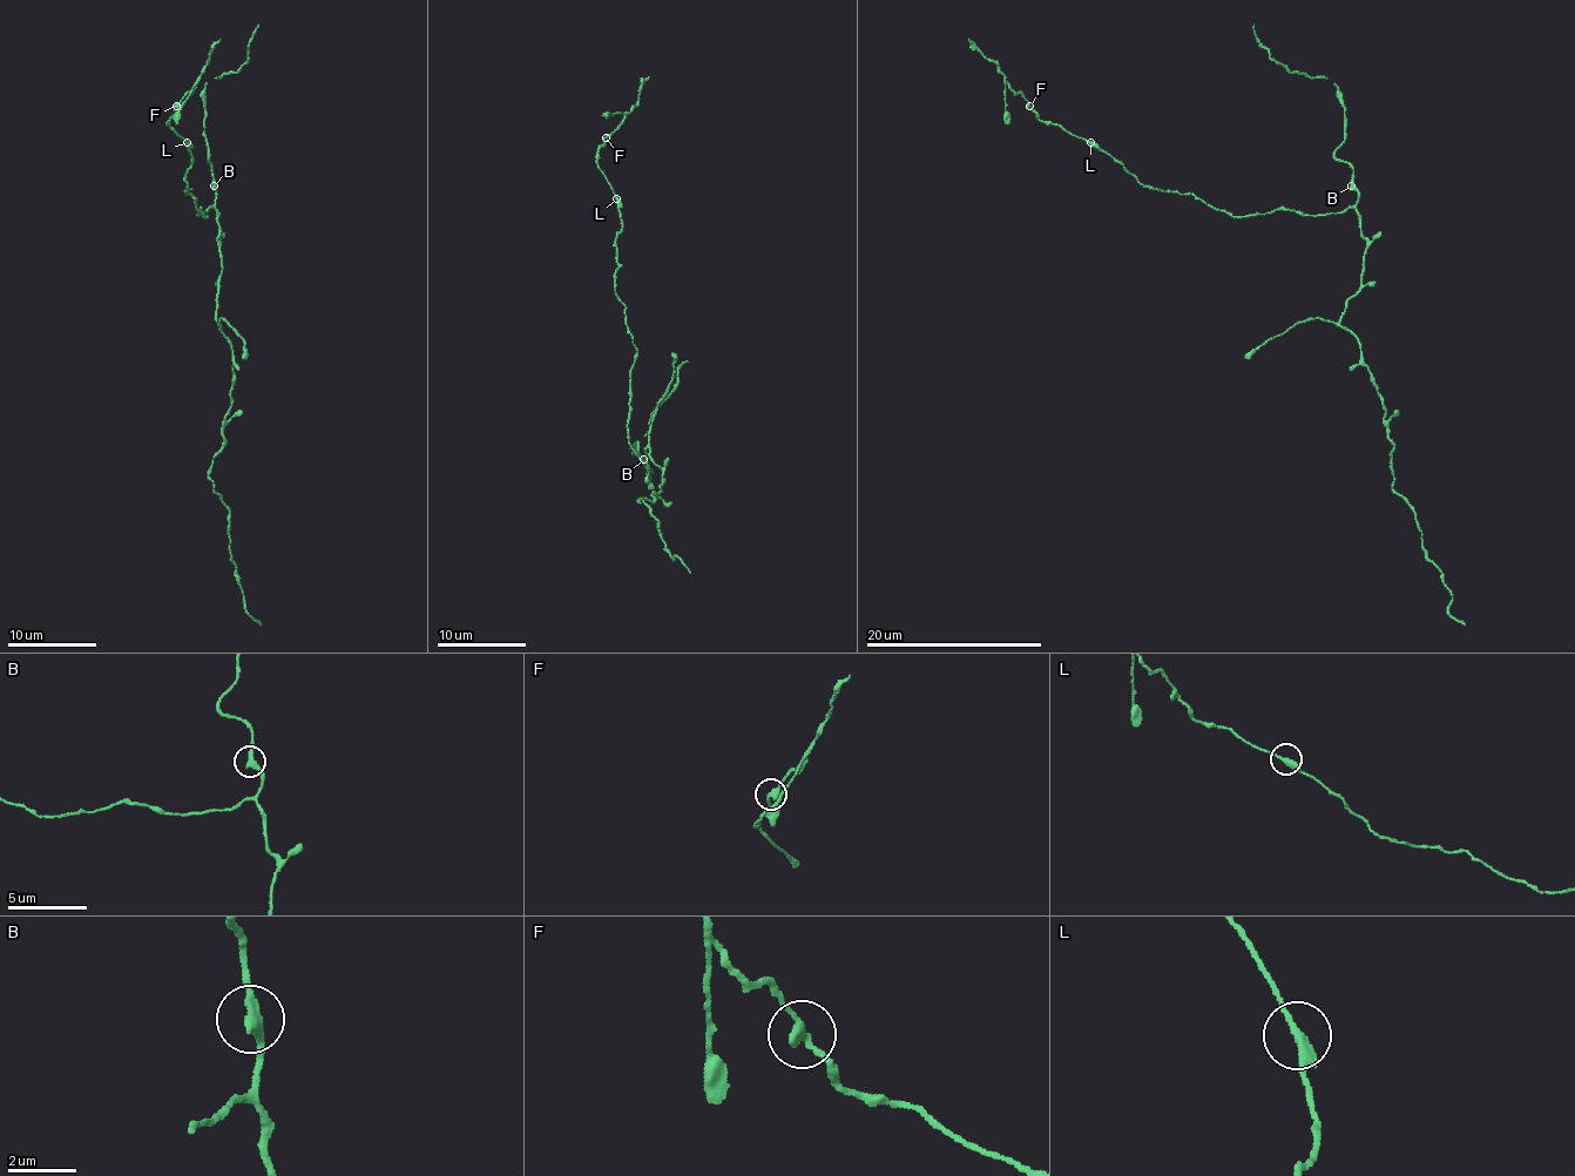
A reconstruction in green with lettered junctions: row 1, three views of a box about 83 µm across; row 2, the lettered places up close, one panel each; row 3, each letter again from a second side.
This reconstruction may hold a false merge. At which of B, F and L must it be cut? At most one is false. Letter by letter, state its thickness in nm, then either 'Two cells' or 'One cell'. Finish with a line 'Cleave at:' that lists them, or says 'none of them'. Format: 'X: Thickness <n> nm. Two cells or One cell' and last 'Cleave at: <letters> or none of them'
B: Thickness 280 nm. One cell
F: Thickness 280 nm. One cell
L: Thickness 280 nm. One cell
Cleave at: none of them

